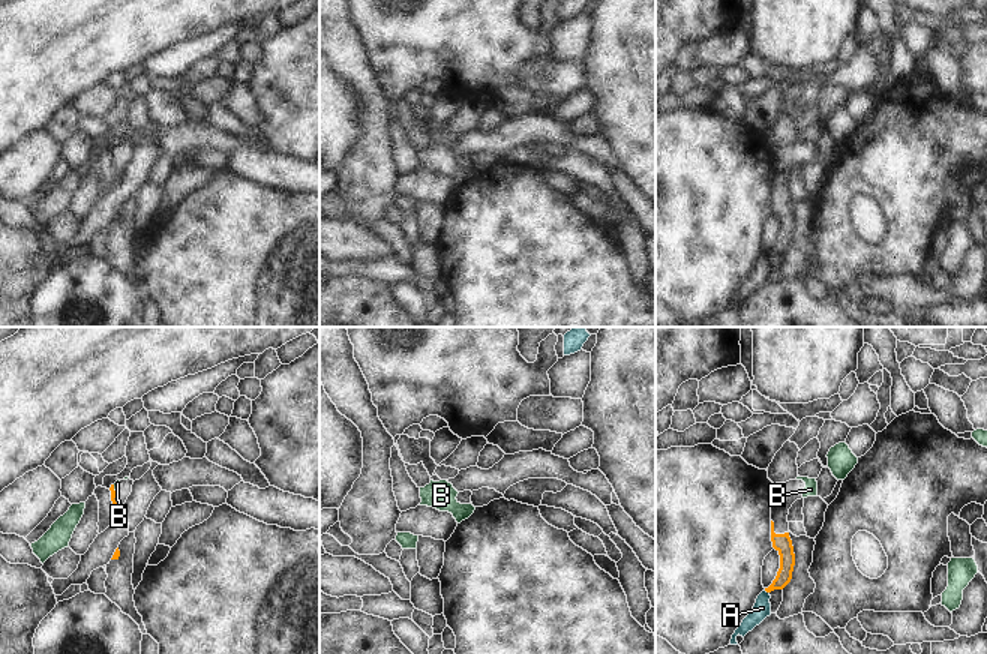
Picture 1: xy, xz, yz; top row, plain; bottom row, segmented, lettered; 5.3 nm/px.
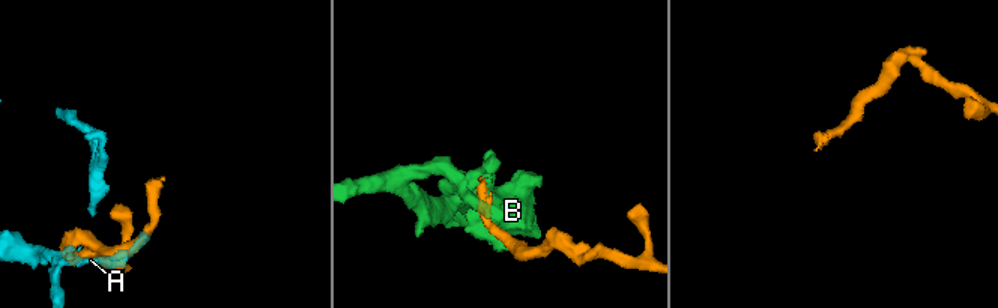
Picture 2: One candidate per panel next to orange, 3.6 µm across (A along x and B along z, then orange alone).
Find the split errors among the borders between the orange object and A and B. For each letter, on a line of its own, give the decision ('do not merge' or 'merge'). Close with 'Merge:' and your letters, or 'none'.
A: do not merge
B: merge
Merge: B

